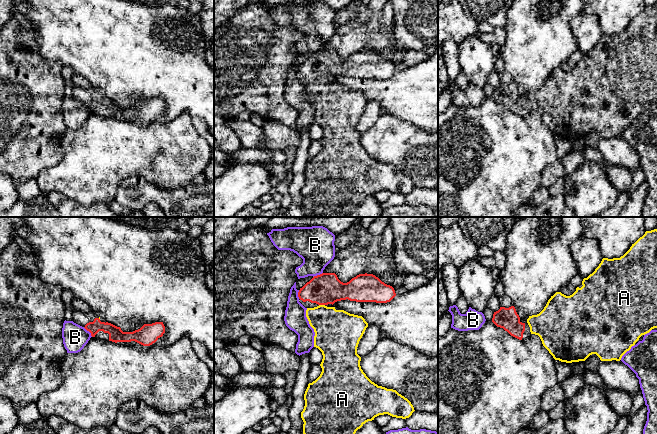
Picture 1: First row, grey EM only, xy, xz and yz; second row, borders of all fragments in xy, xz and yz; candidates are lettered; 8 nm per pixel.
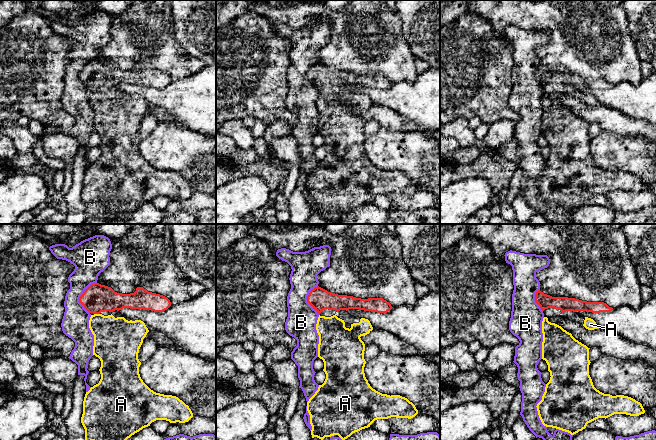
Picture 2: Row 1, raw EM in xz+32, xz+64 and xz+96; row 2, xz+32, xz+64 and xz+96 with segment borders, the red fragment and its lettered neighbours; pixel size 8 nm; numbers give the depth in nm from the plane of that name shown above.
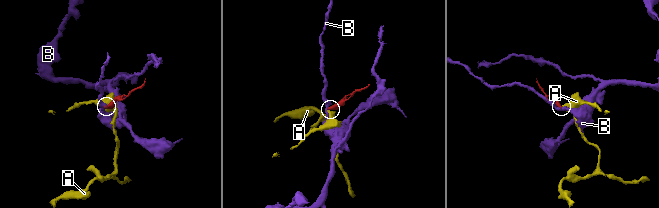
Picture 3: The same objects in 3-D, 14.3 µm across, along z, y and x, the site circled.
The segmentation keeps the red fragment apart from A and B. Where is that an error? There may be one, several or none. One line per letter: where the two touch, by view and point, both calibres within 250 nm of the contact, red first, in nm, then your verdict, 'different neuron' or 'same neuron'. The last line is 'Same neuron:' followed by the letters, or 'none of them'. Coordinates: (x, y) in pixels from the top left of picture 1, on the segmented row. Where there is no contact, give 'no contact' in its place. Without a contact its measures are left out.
A: contact xz (322, 304); calibres 240 and 360 nm; same neuron
B: contact xy (88, 330); calibres 110 and 200 nm; different neuron
Same neuron: A

